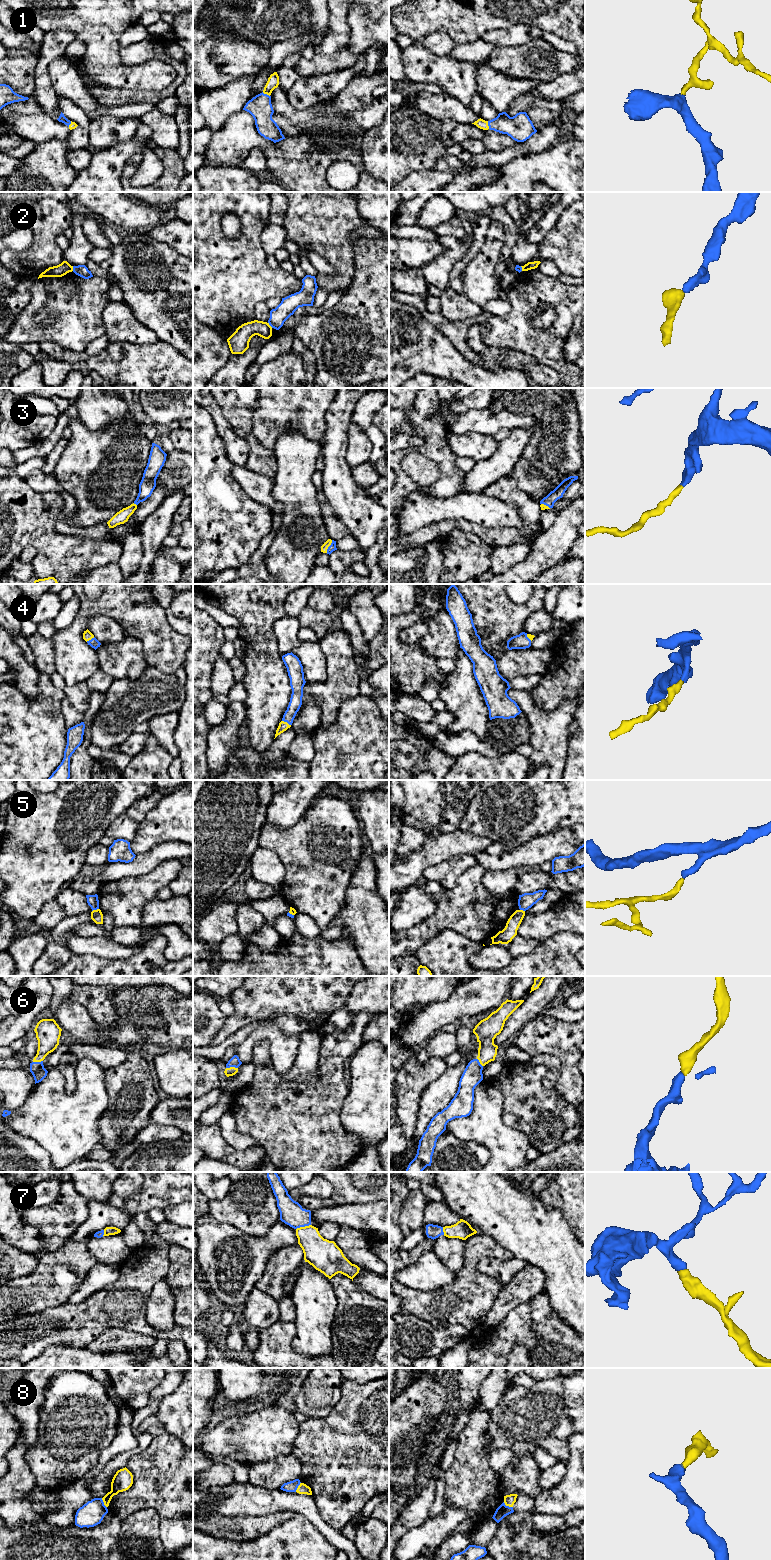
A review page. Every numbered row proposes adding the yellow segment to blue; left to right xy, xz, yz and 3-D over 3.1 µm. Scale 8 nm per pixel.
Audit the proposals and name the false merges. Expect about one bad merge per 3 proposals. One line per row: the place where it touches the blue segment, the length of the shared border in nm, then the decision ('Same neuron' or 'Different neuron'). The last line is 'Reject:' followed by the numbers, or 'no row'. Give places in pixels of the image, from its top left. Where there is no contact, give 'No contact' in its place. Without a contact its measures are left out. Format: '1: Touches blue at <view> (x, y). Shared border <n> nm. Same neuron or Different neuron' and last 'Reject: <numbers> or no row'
1: Touches blue at yz (488, 125). Shared border 70 nm. Same neuron
2: Touches blue at xz (270, 325). Shared border 60 nm. Different neuron
3: Touches blue at xz (329, 546). Shared border 120 nm. Same neuron
4: Touches blue at xz (286, 721). Shared border 80 nm. Same neuron
5: Touches blue at xy (95, 909). Shared border 60 nm. Different neuron
6: Touches blue at xz (231, 1066). Shared border 100 nm. Same neuron
7: Touches blue at xz (303, 1226). Shared border 130 nm. Same neuron
8: Touches blue at yz (508, 1506). Shared border 90 nm. Same neuron
Reject: 2, 5

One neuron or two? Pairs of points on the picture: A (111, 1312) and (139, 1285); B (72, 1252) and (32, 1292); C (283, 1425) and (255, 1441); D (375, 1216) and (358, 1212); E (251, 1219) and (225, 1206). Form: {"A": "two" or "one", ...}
{"A": "one", "B": "one", "C": "one", "D": "one", "E": "one"}

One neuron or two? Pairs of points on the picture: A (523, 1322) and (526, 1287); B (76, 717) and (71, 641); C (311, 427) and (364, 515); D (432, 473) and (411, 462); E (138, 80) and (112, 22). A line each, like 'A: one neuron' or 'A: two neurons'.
A: two neurons
B: two neurons
C: two neurons
D: one neuron
E: one neuron

